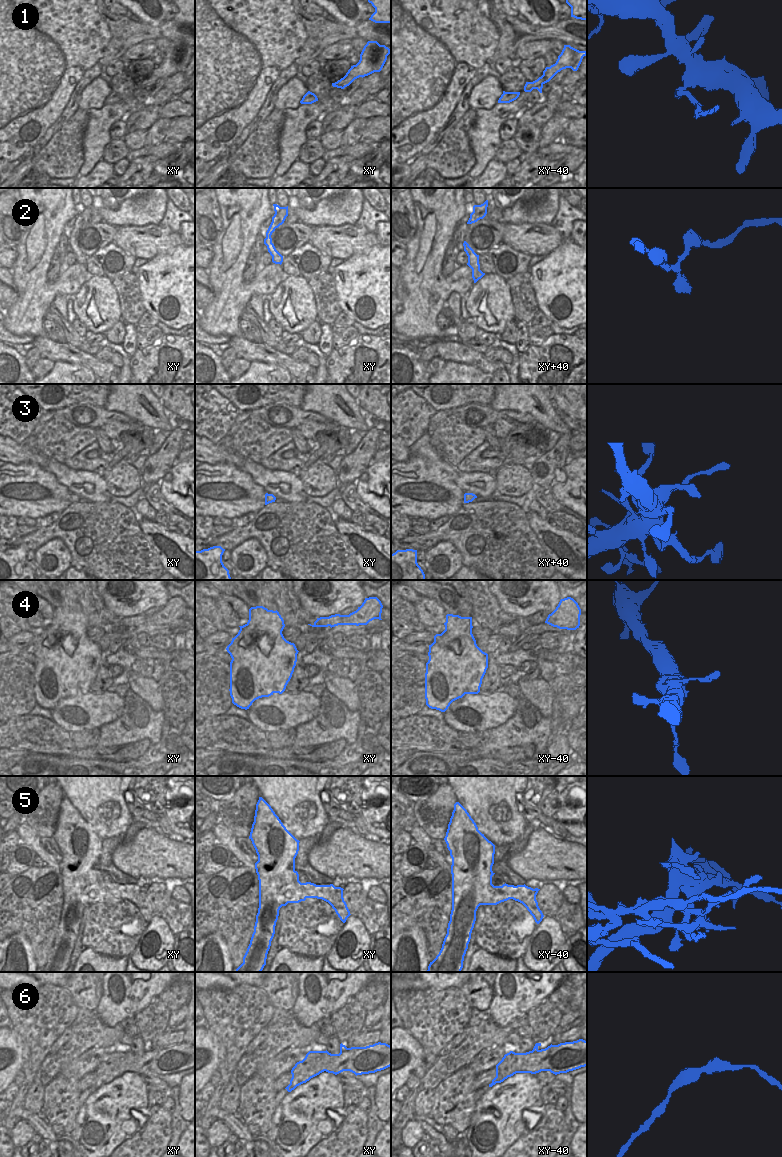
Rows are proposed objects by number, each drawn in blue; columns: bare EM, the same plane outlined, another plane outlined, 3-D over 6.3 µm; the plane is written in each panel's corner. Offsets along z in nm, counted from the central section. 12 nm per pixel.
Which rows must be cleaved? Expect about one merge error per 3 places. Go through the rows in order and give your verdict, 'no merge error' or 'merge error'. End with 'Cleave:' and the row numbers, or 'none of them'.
1: merge error
2: no merge error
3: no merge error
4: no merge error
5: merge error
6: no merge error
Cleave: 1, 5

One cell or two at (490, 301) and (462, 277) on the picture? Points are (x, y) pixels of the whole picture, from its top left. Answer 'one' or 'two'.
two

